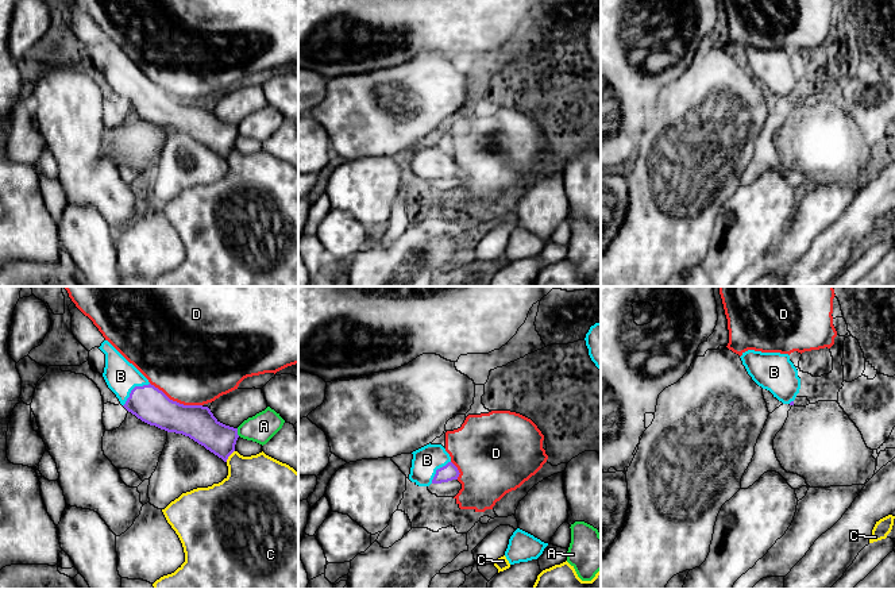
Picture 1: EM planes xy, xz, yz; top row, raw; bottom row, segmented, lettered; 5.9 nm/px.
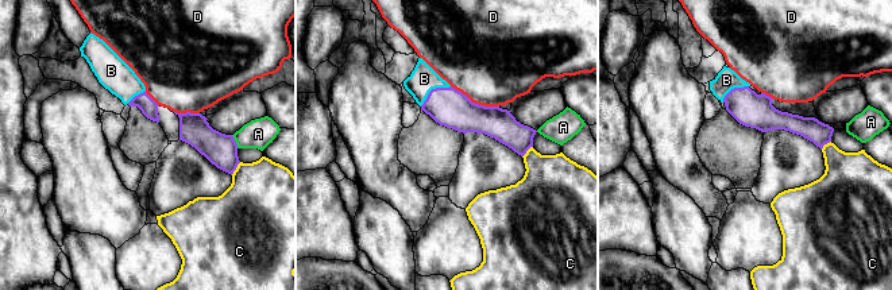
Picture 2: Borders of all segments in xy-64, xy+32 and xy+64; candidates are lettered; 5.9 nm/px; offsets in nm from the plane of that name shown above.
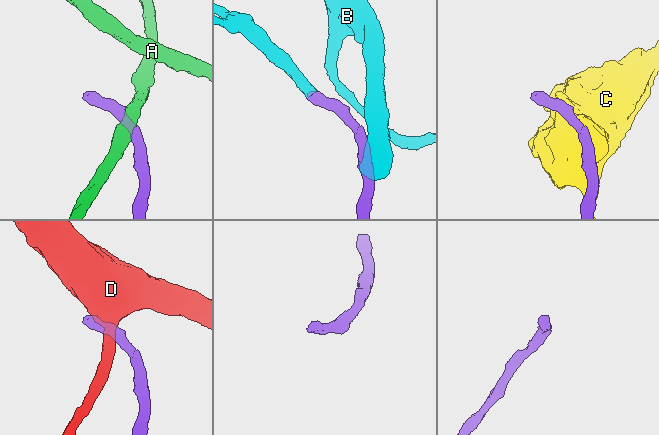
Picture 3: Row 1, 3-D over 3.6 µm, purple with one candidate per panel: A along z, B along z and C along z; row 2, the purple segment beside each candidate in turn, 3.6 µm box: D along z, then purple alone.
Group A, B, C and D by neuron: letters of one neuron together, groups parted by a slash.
A / B / C / D

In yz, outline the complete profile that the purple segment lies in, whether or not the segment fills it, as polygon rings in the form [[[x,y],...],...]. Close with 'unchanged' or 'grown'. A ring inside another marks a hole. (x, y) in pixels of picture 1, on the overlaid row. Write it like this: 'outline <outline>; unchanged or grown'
outline [[[748,350],[740,358],[759,386],[769,390],[783,404],[794,405],[801,378],[788,354]]]; grown

